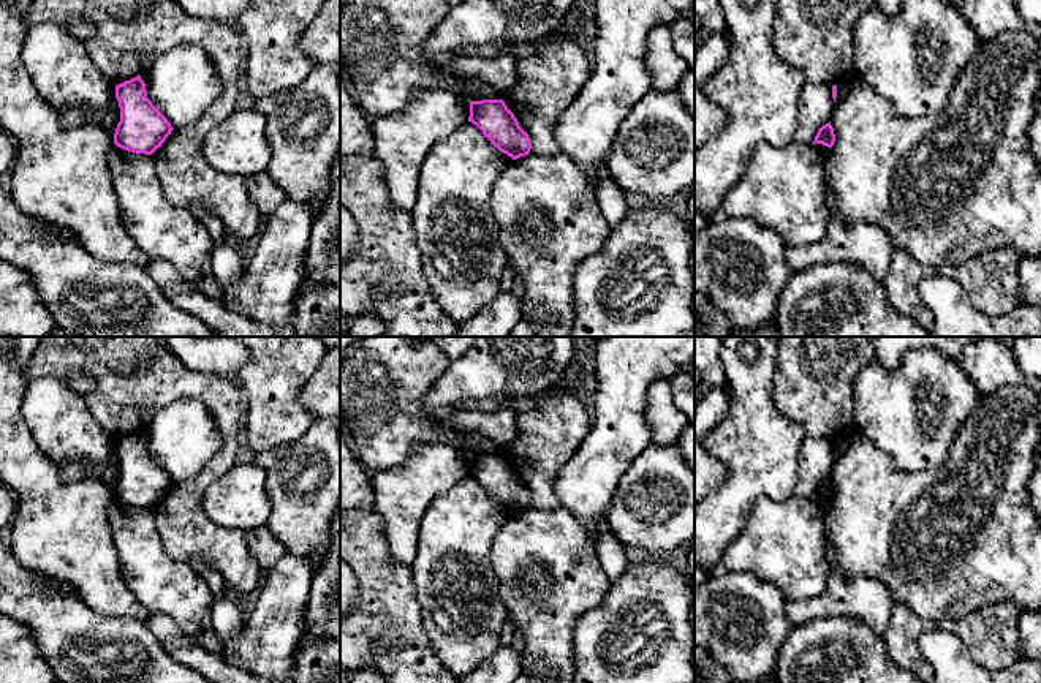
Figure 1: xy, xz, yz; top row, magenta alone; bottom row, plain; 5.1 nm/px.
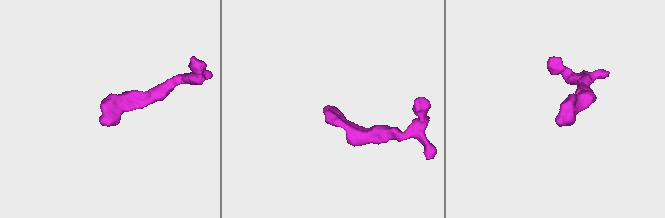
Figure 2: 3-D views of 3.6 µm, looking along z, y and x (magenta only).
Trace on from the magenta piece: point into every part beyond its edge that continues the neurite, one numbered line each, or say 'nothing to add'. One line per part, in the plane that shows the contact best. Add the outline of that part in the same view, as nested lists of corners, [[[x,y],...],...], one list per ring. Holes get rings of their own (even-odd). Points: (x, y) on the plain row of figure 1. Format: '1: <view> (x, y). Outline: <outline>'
nothing to add

